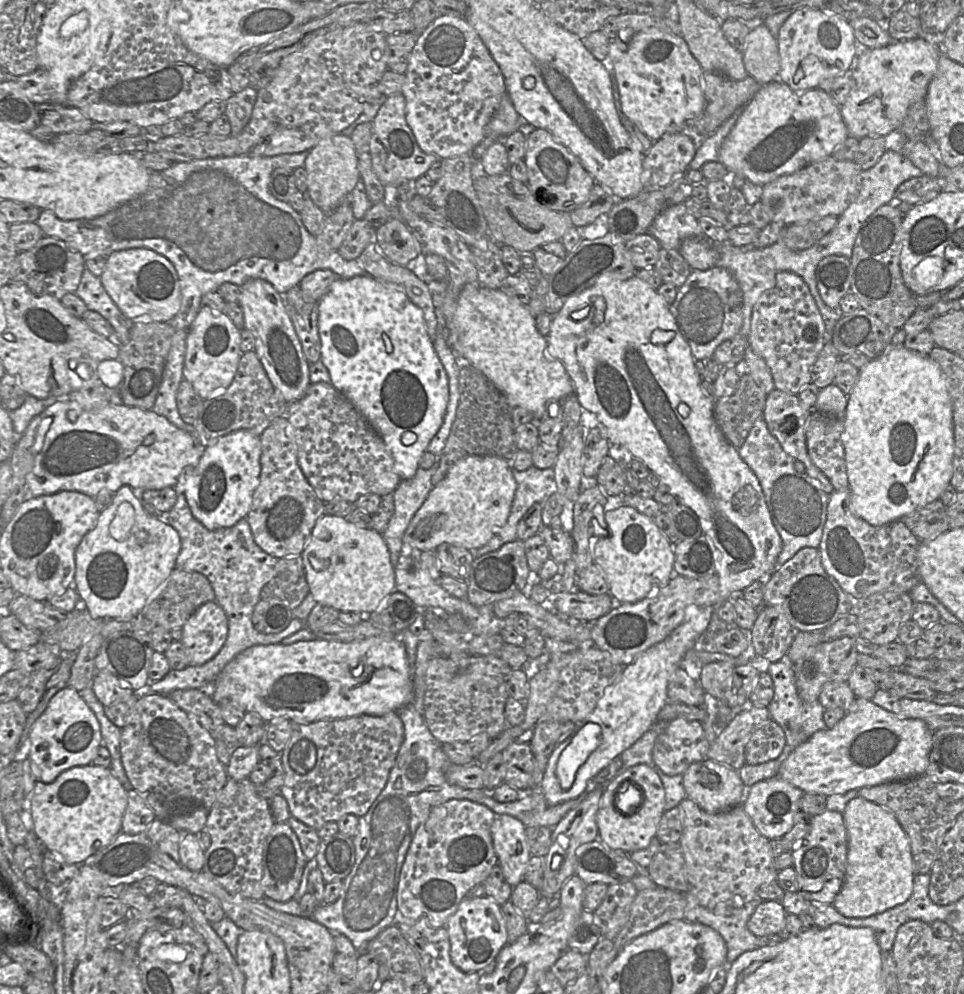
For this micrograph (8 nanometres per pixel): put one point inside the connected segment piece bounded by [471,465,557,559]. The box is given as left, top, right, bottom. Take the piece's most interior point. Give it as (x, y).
(534, 485)

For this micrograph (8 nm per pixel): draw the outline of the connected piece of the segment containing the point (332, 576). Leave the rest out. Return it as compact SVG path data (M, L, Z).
M321 516L313 527L301 557L309 593L317 603L340 612L372 613L380 609L387 597L395 591L395 570L383 535L372 528L358 527L343 517Z

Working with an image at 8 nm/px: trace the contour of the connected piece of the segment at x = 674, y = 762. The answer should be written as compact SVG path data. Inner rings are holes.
M673 719L661 724L652 750L653 766L667 775L682 774L690 764L708 759L709 747L699 721Z

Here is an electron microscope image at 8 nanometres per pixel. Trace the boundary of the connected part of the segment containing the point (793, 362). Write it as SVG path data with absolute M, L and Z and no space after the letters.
M787 271L776 274L775 286L763 292L753 307L748 342L753 351L766 362L775 389L798 395L805 385L812 382L811 368L827 342L827 332L822 315L802 277Z

